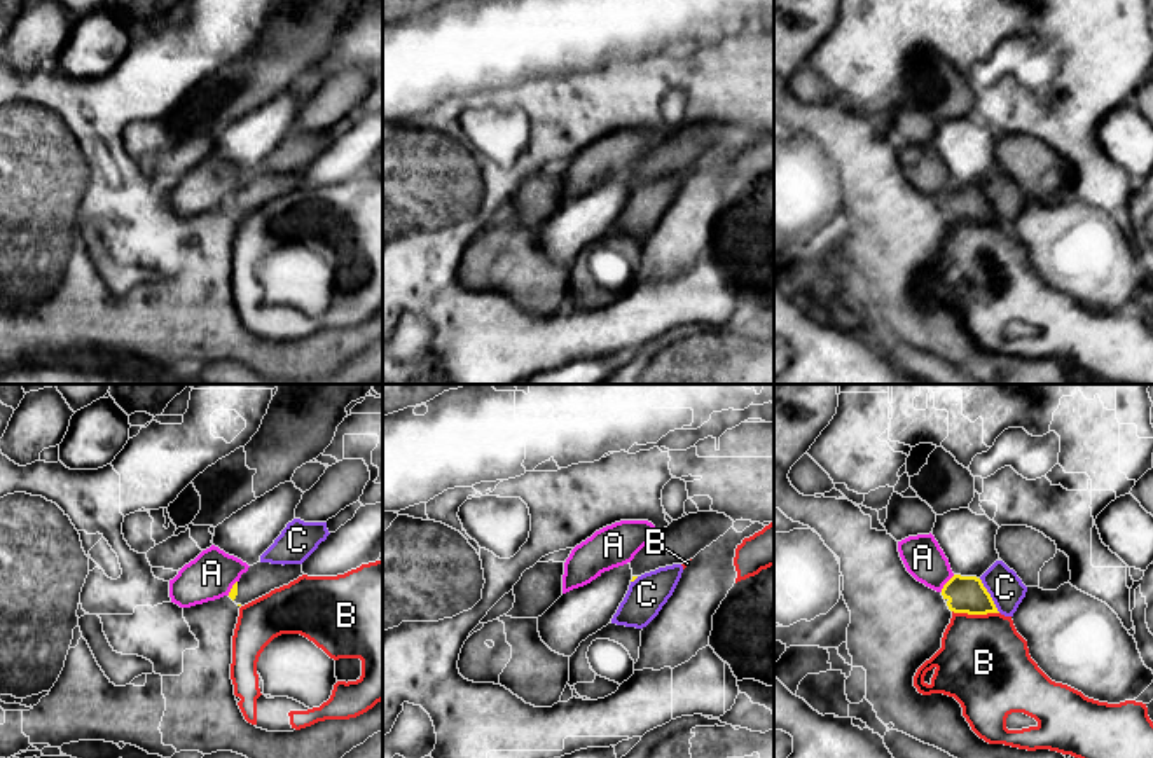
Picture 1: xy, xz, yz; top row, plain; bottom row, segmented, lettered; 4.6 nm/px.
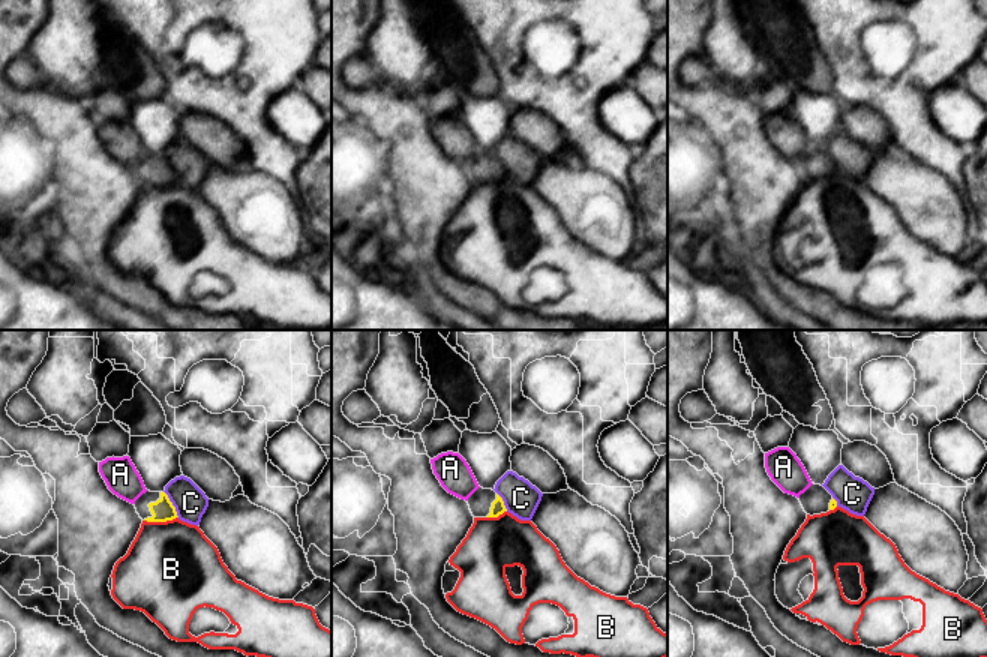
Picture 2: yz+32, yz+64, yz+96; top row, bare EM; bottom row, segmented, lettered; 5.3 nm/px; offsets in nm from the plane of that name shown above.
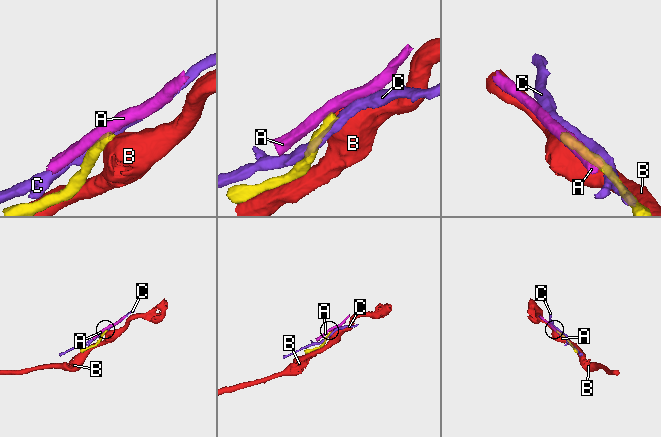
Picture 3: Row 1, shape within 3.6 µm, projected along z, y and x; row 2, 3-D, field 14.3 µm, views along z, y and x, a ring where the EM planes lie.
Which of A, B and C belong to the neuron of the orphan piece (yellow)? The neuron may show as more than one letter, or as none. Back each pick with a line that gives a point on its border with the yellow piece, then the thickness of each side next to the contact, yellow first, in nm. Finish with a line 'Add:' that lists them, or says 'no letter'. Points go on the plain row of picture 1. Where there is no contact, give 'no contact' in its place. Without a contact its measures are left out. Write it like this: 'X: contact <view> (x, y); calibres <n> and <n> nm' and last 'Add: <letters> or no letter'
Add: no letter

